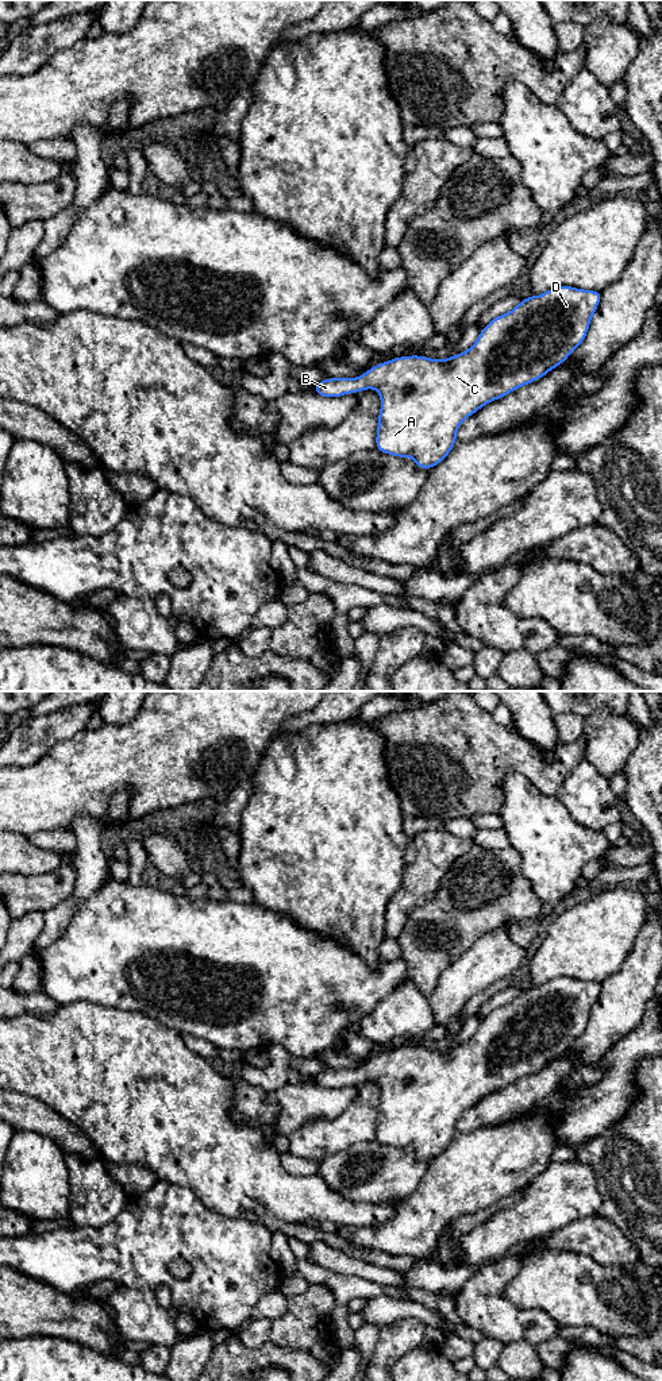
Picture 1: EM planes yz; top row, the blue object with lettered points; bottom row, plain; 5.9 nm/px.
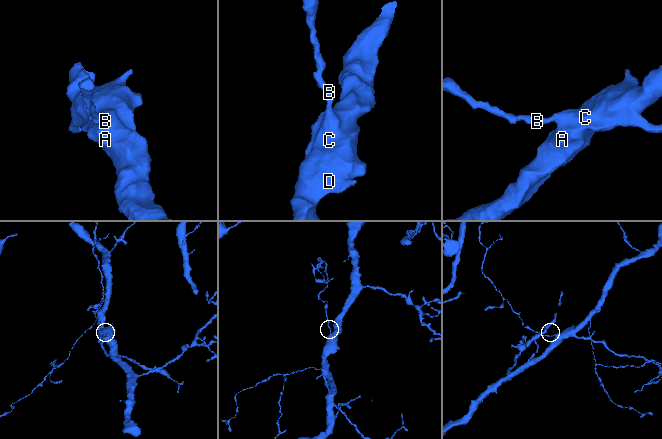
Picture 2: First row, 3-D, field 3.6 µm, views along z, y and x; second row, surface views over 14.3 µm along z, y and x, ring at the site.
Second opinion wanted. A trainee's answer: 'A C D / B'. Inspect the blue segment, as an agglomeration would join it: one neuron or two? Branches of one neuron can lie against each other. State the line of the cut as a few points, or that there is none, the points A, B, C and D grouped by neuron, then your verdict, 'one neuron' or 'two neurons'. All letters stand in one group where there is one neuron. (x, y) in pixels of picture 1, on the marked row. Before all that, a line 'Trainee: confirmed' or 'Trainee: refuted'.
Trainee: refuted
no cut | A B C D | one neuron

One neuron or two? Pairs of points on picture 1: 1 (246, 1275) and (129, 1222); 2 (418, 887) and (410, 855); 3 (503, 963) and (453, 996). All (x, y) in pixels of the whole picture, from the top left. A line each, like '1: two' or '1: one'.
1: one
2: two
3: one

